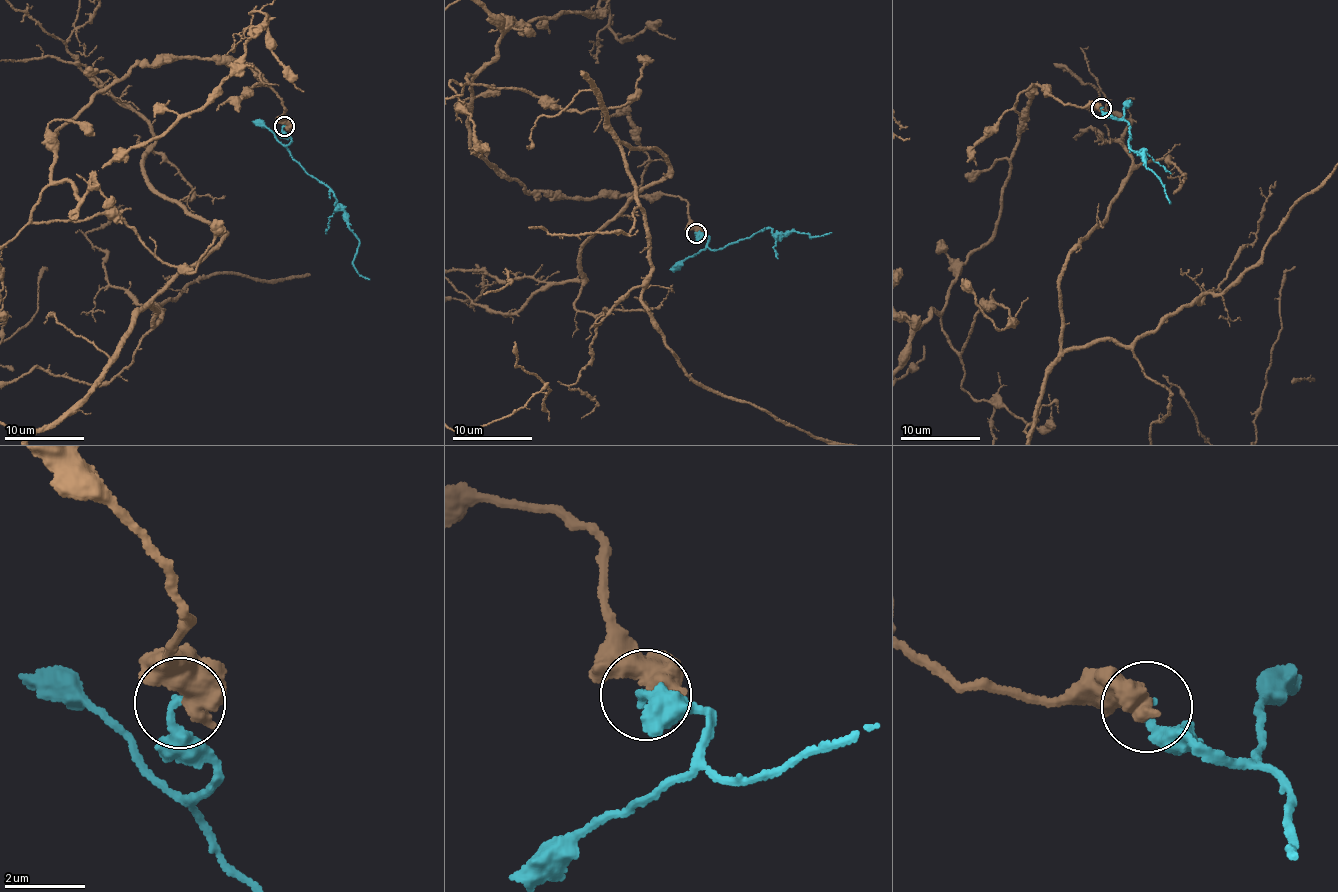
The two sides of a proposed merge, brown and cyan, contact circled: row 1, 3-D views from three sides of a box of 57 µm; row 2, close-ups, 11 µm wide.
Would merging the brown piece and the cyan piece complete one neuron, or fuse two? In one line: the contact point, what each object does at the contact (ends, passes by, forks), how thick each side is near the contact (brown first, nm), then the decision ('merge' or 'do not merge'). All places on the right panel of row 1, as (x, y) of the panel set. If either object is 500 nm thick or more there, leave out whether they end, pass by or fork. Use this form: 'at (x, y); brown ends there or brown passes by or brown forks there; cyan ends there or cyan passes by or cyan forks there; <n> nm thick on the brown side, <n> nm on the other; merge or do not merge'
at (1101, 108); 600 nm thick on the brown side, 220 nm on the other; do not merge

